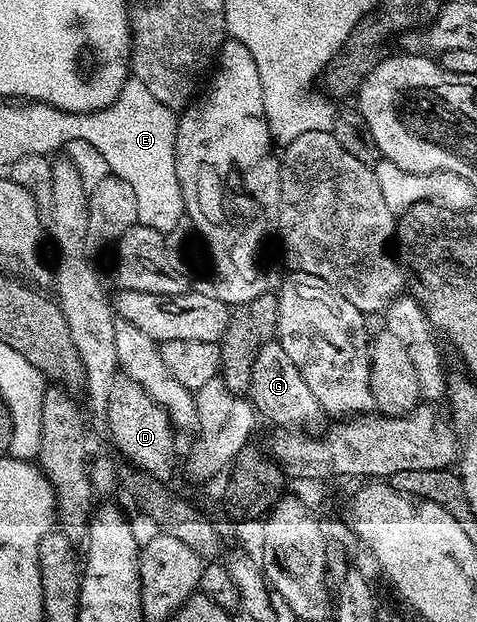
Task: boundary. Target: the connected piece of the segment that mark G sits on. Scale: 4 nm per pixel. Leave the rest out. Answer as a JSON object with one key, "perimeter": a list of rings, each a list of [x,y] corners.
{"perimeter":[[[278,340],[264,342],[254,356],[250,397],[261,419],[269,418],[280,428],[289,428],[294,432],[311,431],[311,426],[318,425],[326,418],[318,400],[314,400],[314,392],[310,392],[306,380],[302,380],[302,372],[294,368],[290,356],[282,352],[282,344]]]}

